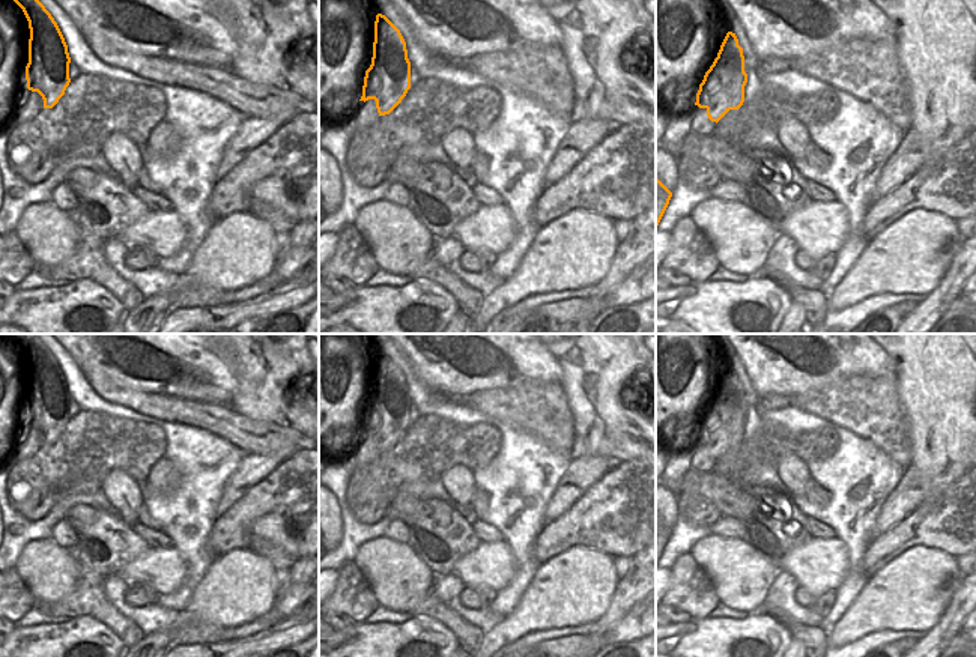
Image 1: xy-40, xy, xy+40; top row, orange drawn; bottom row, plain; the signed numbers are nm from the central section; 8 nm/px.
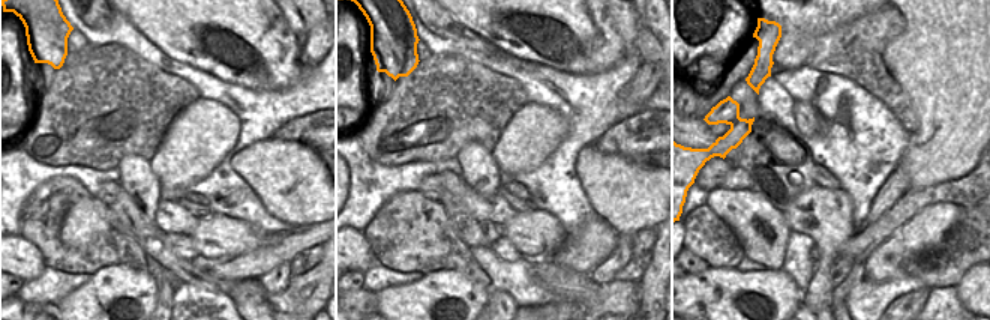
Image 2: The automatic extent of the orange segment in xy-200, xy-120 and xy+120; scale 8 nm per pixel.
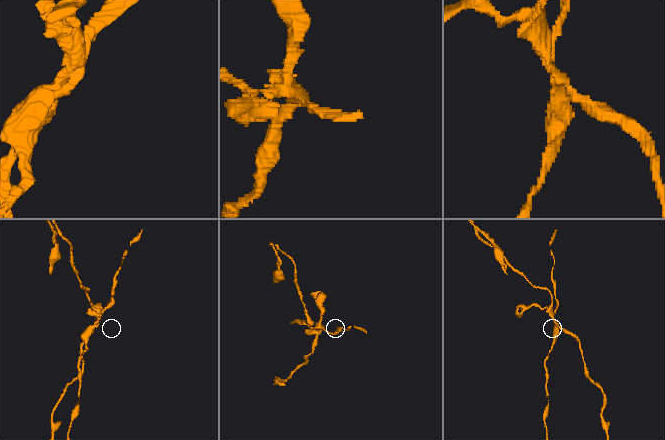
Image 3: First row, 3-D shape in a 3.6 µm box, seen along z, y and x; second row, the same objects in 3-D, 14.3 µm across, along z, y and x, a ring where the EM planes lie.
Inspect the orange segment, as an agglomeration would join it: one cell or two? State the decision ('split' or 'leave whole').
split

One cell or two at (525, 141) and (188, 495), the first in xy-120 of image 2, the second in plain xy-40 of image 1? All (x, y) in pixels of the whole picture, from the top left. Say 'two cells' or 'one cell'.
two cells

